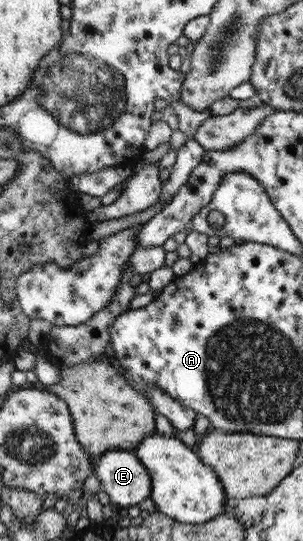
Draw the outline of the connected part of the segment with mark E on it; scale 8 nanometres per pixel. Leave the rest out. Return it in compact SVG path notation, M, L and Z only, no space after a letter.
M134 451L105 452L96 467L96 477L115 506L127 508L151 496L150 474Z

